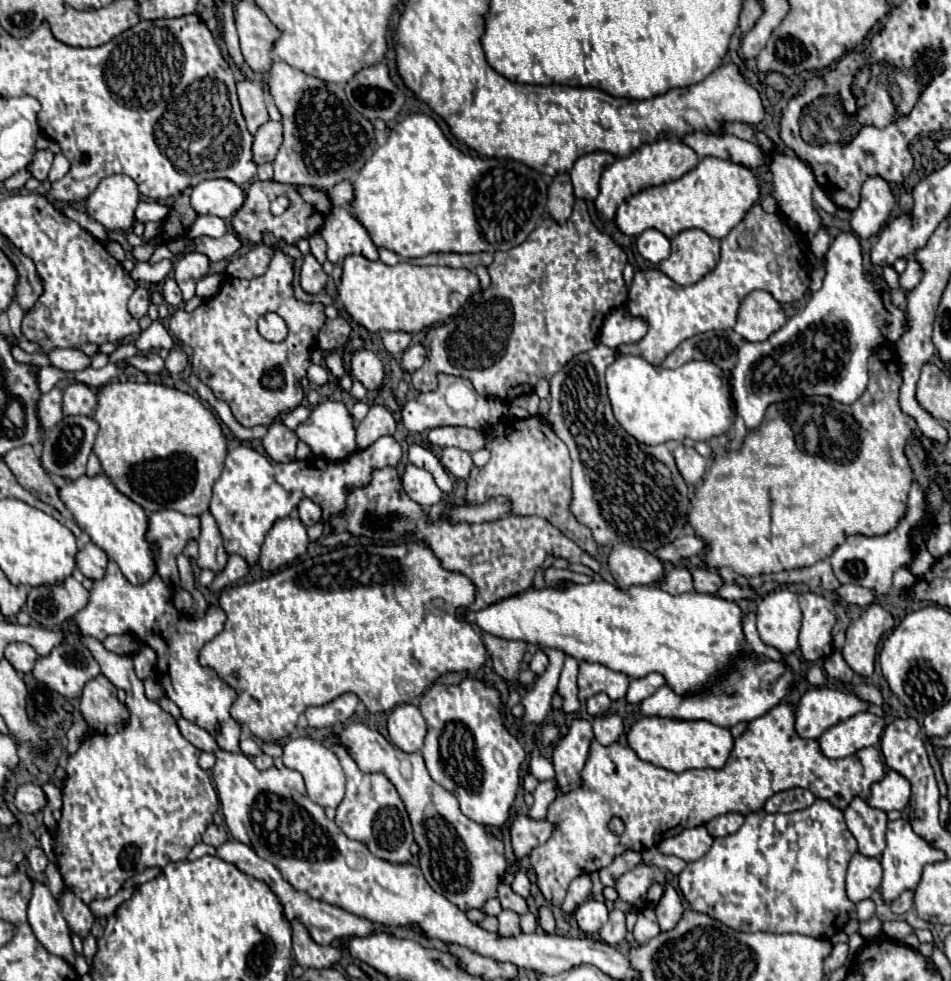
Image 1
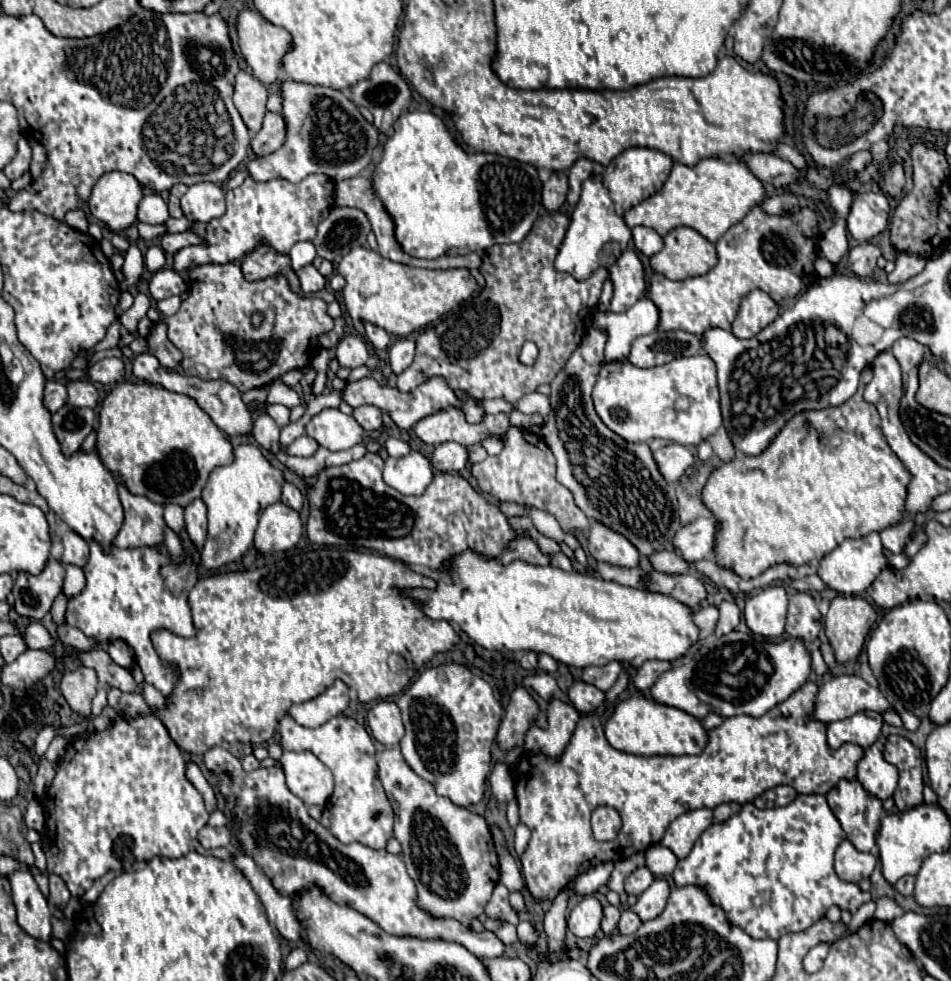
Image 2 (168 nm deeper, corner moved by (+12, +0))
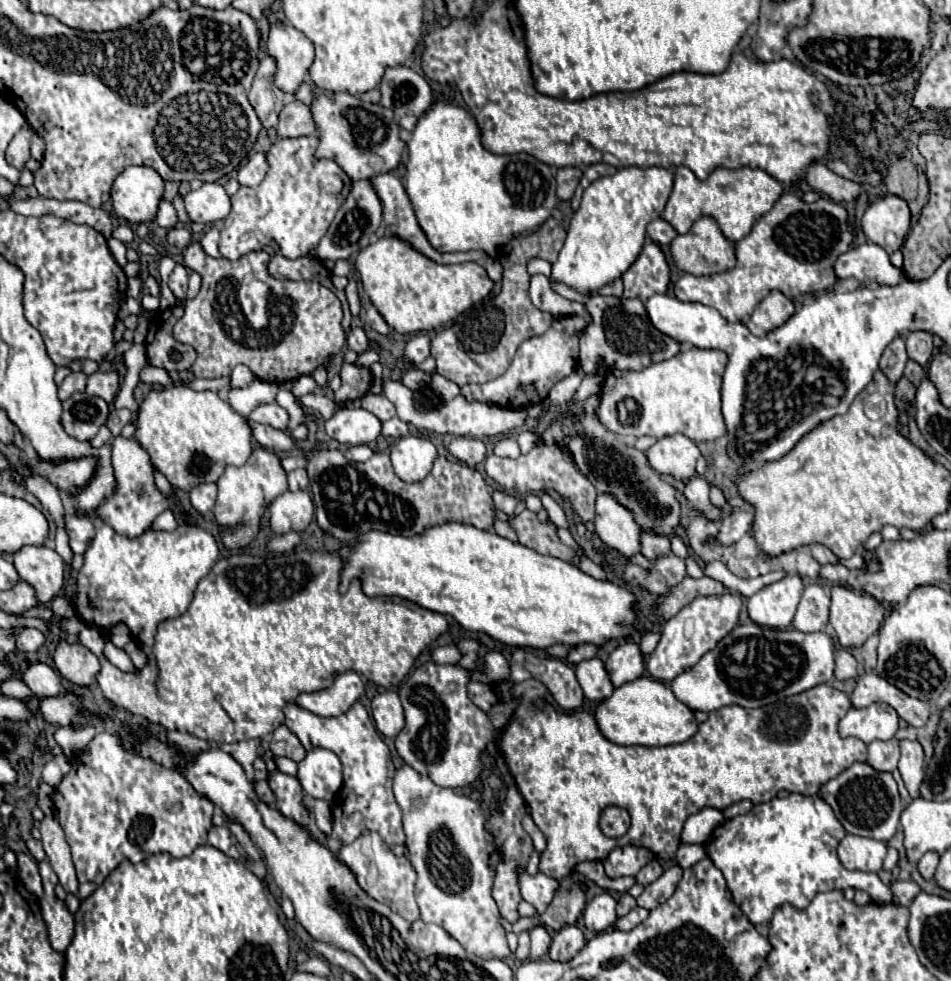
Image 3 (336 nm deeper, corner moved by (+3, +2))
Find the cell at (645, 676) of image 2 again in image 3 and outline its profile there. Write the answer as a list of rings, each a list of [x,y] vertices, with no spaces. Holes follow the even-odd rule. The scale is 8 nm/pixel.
[[[732,593],[696,597],[684,605],[662,629],[662,639],[648,659],[648,671],[654,679],[672,681],[700,661],[704,653],[714,649],[736,625],[742,611],[742,599]]]

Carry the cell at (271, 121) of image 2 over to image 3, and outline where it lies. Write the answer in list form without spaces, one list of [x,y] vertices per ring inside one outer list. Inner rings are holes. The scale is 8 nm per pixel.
[[[290,101],[284,105],[278,123],[278,137],[302,137],[318,133],[316,123],[312,121],[310,105],[302,101]]]

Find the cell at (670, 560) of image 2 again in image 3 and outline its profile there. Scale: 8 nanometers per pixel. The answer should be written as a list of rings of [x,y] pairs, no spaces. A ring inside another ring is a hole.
[[[640,529],[640,545],[642,545],[642,555],[648,559],[672,553],[668,537],[660,537],[658,533],[644,533],[644,529]]]

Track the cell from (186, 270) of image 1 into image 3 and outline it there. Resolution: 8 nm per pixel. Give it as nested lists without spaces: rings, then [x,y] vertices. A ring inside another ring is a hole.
[[[316,135],[276,139],[266,153],[268,173],[264,181],[254,189],[241,186],[236,195],[230,197],[232,209],[228,217],[216,221],[200,241],[204,251],[212,257],[236,261],[242,255],[264,249],[270,241],[276,241],[282,255],[288,259],[308,255],[328,231],[338,207],[352,187],[352,179],[336,165],[336,161],[314,159],[316,145]]]

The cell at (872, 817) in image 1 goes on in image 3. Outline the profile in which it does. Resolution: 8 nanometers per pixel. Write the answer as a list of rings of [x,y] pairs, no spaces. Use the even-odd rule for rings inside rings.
[[[858,761],[848,769],[844,769],[844,773],[840,773],[838,777],[830,779],[818,791],[818,797],[822,797],[832,807],[836,819],[848,833],[872,837],[878,841],[888,841],[898,831],[902,799],[892,773],[880,773],[872,769],[868,763]]]

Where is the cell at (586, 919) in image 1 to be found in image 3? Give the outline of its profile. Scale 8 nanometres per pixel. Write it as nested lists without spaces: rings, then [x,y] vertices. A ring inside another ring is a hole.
[[[608,891],[596,895],[584,909],[584,923],[590,931],[600,933],[612,927],[614,921],[616,921],[616,901]]]

